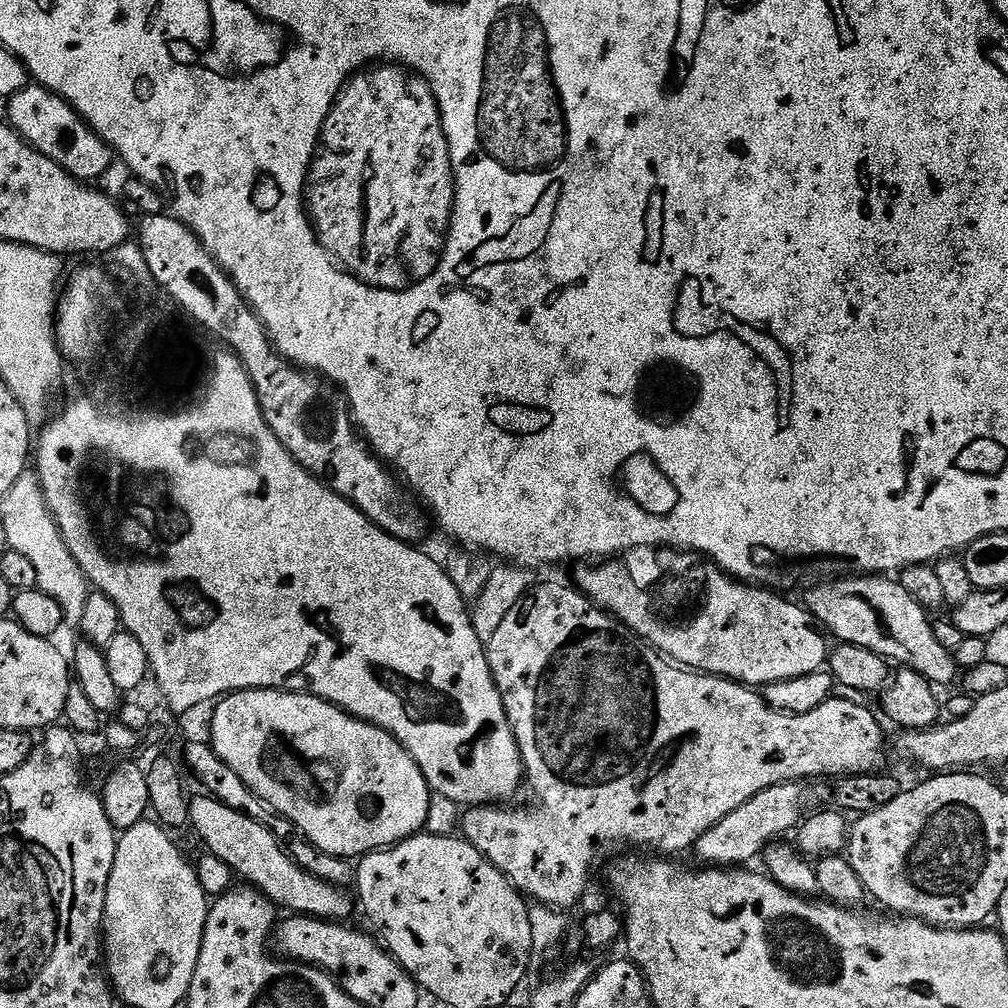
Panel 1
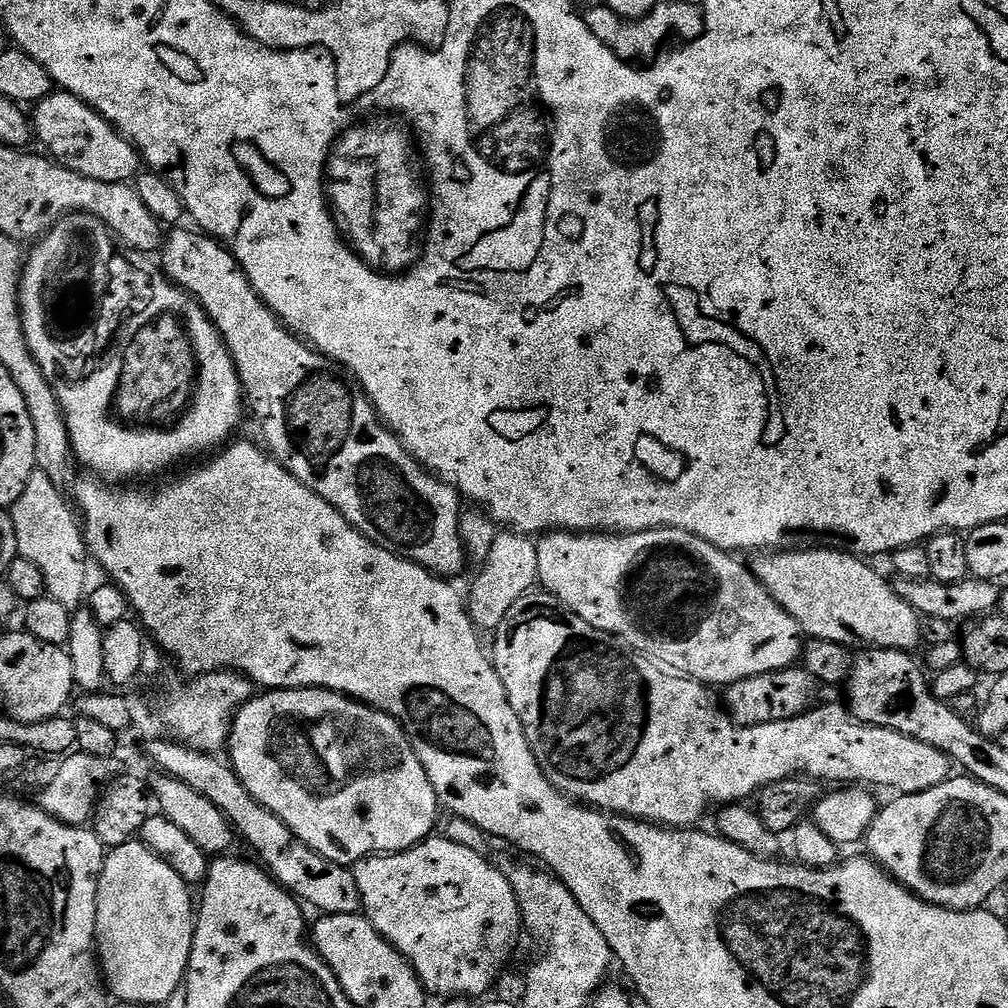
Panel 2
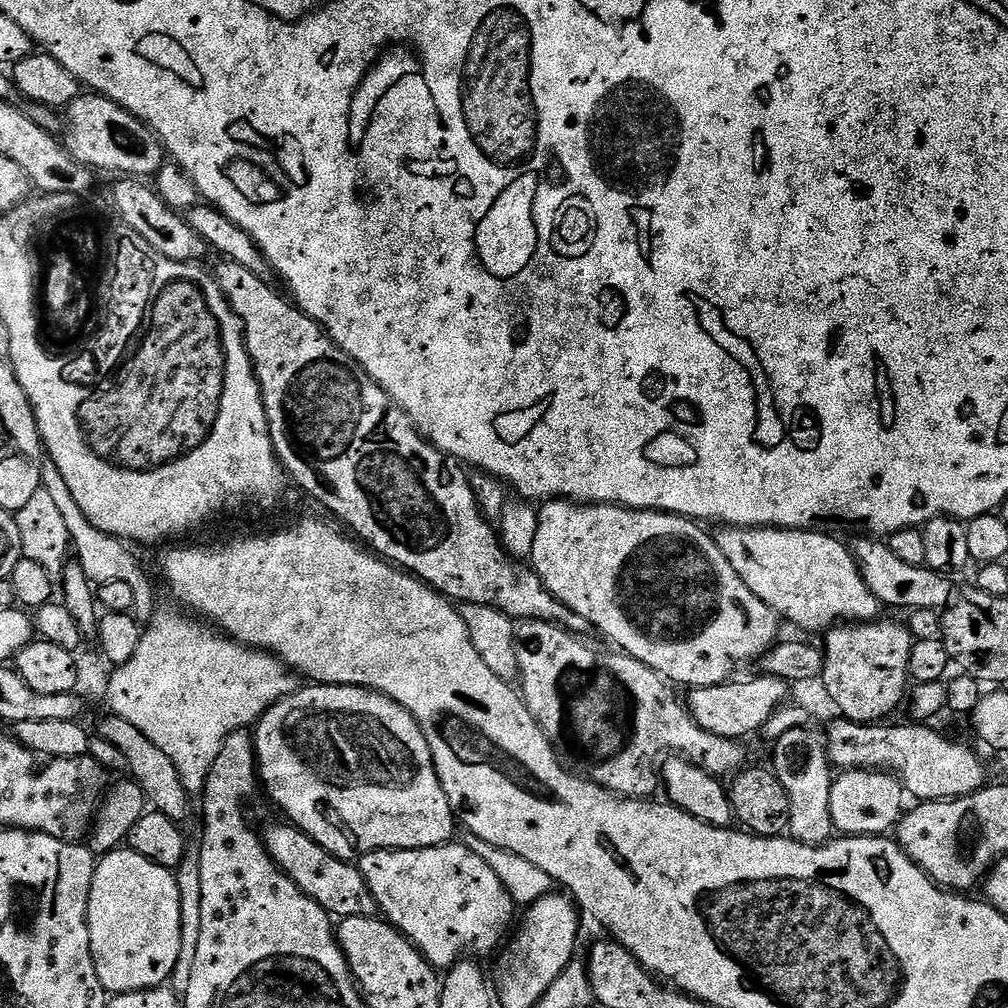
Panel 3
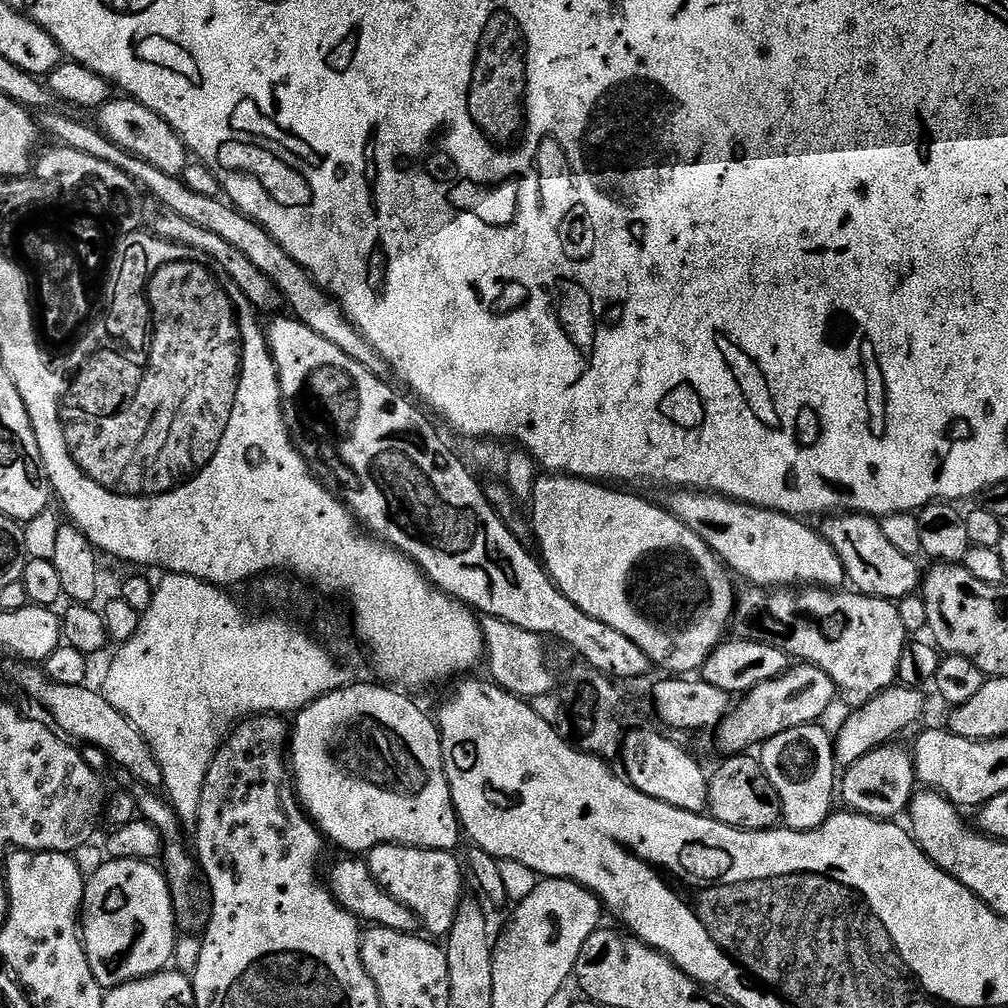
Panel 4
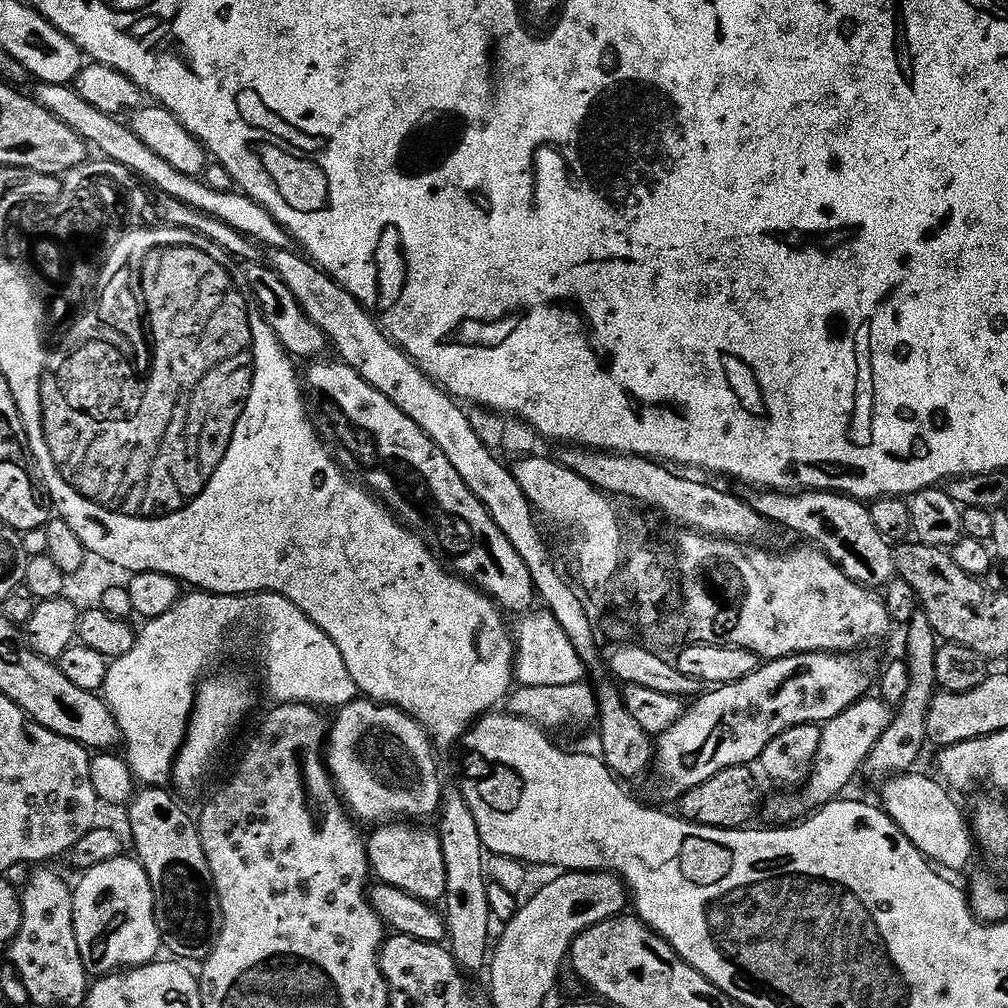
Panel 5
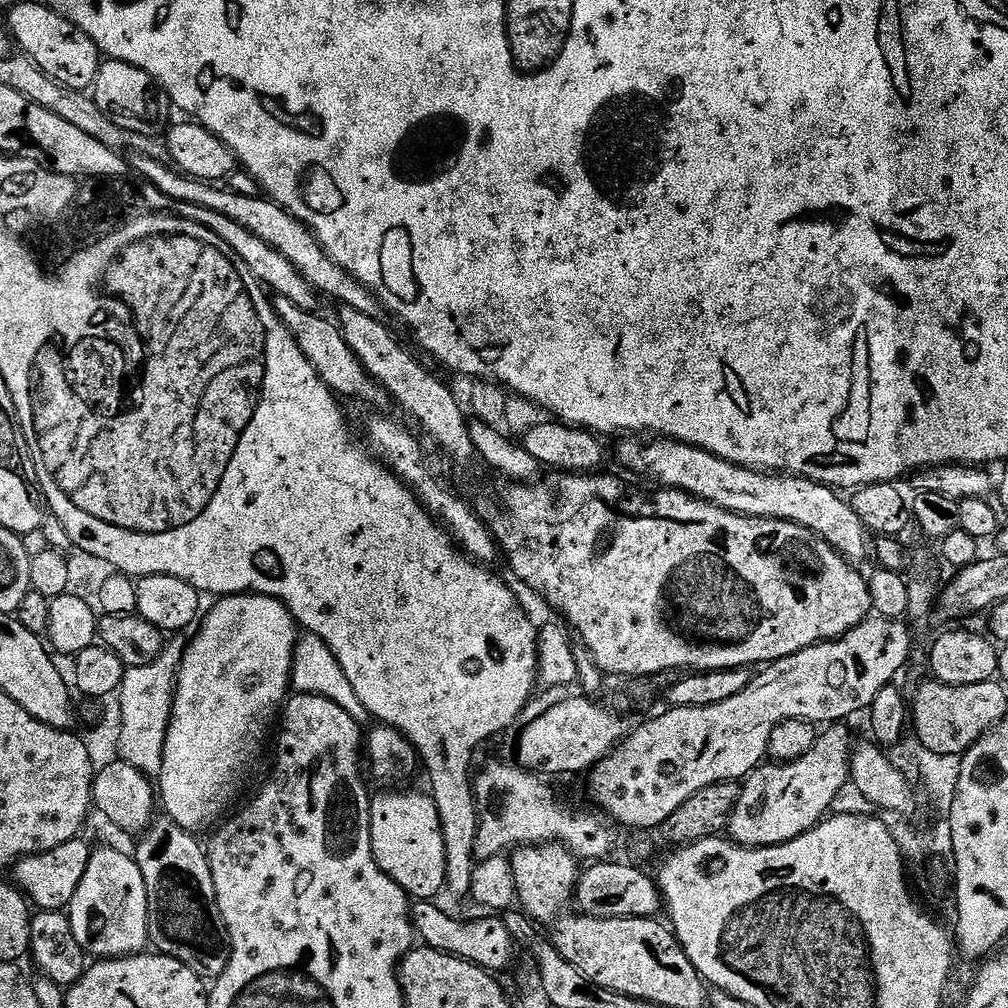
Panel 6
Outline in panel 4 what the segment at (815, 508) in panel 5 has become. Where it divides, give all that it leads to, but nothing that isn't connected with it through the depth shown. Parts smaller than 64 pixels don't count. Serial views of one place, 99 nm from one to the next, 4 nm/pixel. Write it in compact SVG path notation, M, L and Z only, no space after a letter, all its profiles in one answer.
M832 514L825 520L822 535L838 554L845 577L850 584L852 580L851 587L860 595L898 602L921 587L922 569L913 557L902 554L882 535L879 519L863 514Z

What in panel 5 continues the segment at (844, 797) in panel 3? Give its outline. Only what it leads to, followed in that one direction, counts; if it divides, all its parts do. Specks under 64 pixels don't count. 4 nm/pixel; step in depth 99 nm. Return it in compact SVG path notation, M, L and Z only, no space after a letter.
M917 610L914 614L914 618L906 626L906 632L908 632L908 637L904 640L904 648L908 651L906 663L910 674L910 686L906 689L906 698L902 698L900 703L895 705L890 726L886 734L878 738L874 750L870 750L866 765L866 772L869 772L874 779L880 780L879 782L887 782L893 776L903 776L917 767L916 763L919 762L920 755L928 744L926 714L930 708L930 702L938 695L934 670L938 637L922 610Z

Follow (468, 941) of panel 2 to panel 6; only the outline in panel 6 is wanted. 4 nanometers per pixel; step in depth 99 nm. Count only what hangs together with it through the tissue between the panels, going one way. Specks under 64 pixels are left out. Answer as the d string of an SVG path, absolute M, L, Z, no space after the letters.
M384 790L381 796L372 796L372 849L378 866L409 897L416 900L432 900L439 897L446 888L446 842L442 834L442 822L438 814L438 806L431 795L424 792L396 792L400 790Z

